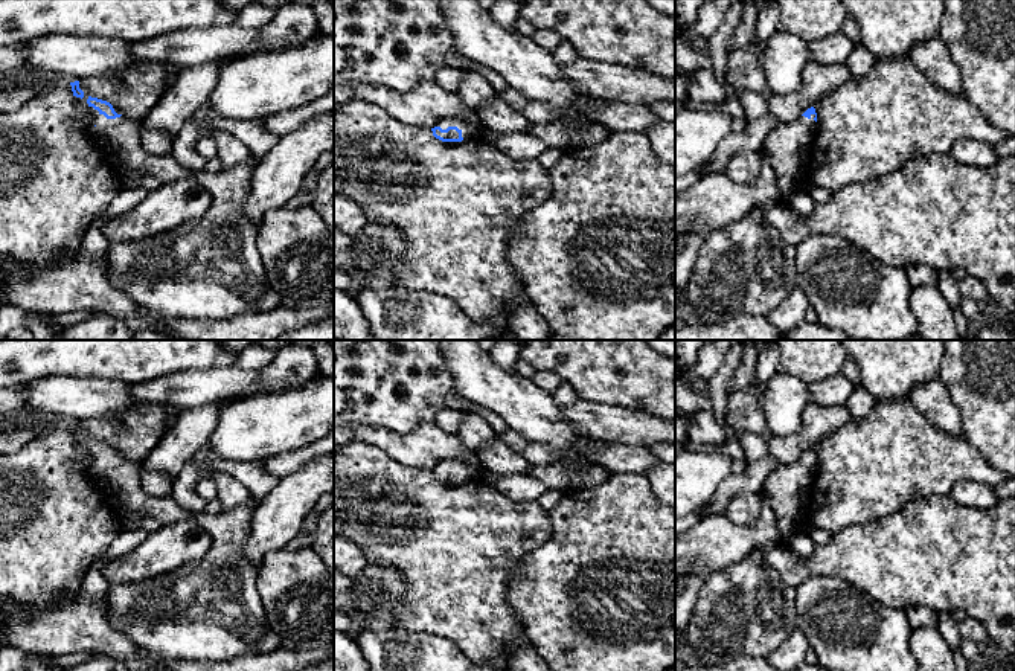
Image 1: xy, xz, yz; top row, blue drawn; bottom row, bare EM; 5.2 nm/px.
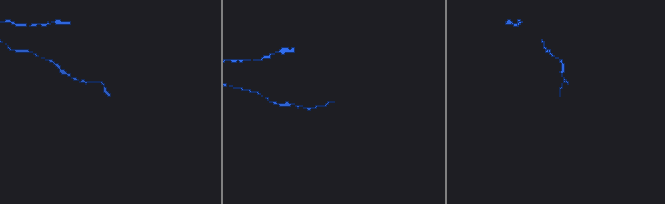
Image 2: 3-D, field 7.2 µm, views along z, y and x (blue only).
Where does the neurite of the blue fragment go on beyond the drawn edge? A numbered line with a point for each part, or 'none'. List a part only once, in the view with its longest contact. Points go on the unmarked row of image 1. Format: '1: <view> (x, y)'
1: xz (468, 470)

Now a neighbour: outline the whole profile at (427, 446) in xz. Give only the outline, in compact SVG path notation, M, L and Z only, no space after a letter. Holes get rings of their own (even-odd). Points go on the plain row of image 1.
M421 422L407 435L383 427L355 425L352 442L367 442L413 468L434 470L445 459L460 459L475 467L475 480L488 483L488 470L479 462L477 451L468 448L457 435L447 433L436 422Z

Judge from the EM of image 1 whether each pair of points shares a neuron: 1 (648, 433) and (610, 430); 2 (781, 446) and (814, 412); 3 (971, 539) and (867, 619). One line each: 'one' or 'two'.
1: one
2: one
3: two

